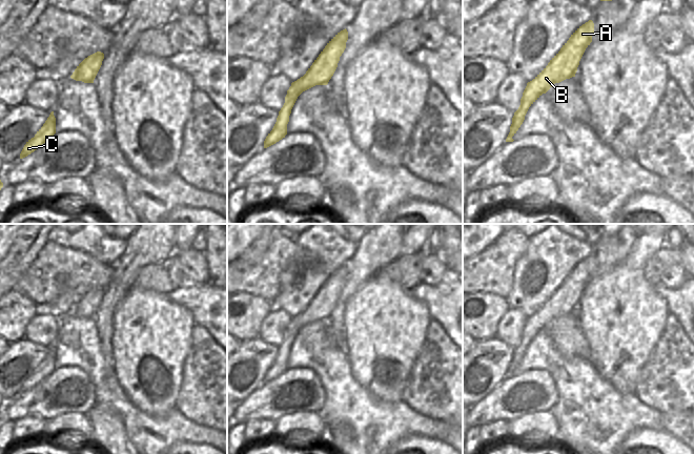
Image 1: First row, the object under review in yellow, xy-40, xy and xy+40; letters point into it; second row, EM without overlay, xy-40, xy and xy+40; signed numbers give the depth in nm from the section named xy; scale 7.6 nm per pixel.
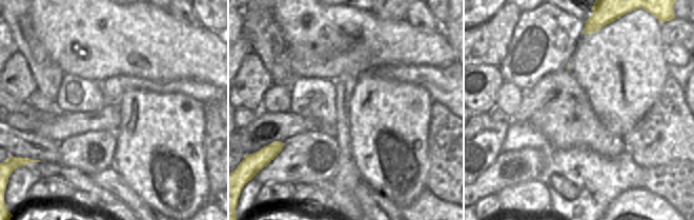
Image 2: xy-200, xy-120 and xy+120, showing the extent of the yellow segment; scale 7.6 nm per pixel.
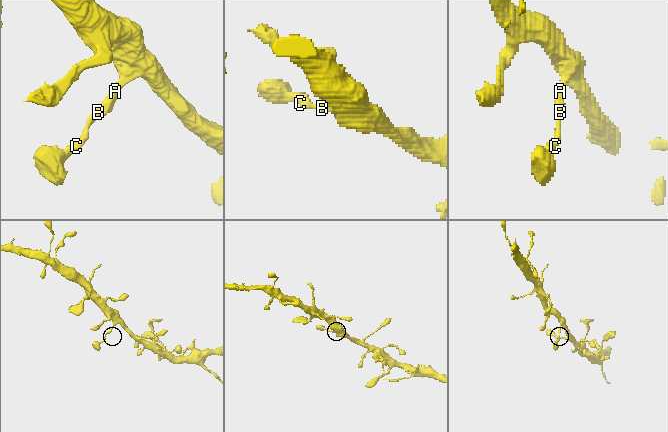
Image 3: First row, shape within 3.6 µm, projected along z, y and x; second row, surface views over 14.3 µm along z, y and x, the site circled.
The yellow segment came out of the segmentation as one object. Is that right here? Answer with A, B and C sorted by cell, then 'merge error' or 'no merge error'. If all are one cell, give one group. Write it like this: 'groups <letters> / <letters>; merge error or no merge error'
groups A B C; no merge error

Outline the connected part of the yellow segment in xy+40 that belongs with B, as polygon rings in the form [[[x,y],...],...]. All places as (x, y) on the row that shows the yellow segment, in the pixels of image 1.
[[[589,20],[571,35],[548,65],[532,81],[527,83],[520,99],[520,105],[512,118],[506,142],[514,141],[512,137],[523,124],[529,107],[543,94],[546,94],[555,83],[575,77],[579,61],[586,48],[592,42],[593,34],[594,23]]]

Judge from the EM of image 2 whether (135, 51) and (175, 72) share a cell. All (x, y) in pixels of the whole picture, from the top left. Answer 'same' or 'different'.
same

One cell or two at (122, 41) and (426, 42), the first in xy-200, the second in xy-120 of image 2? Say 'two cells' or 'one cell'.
one cell

